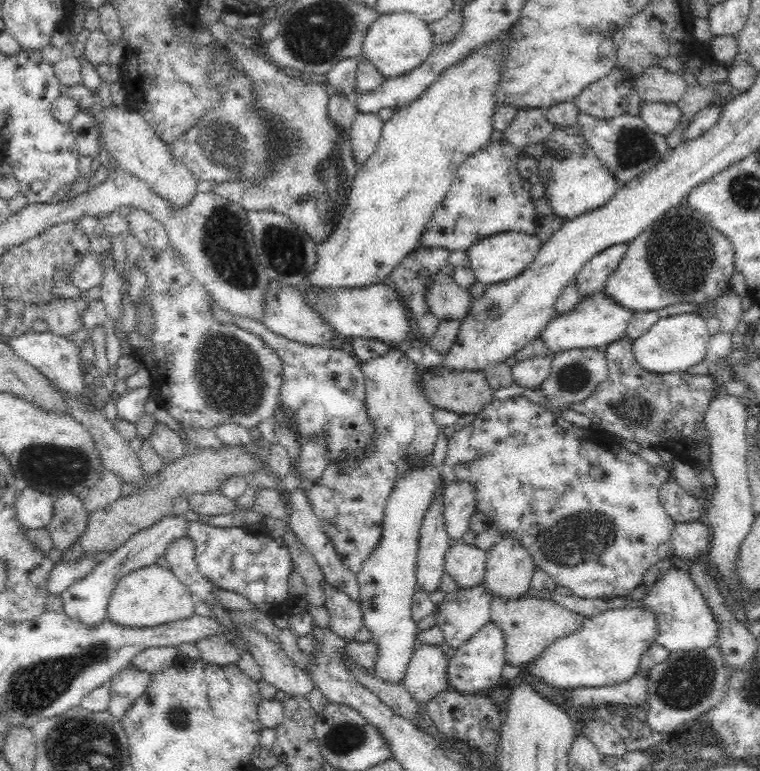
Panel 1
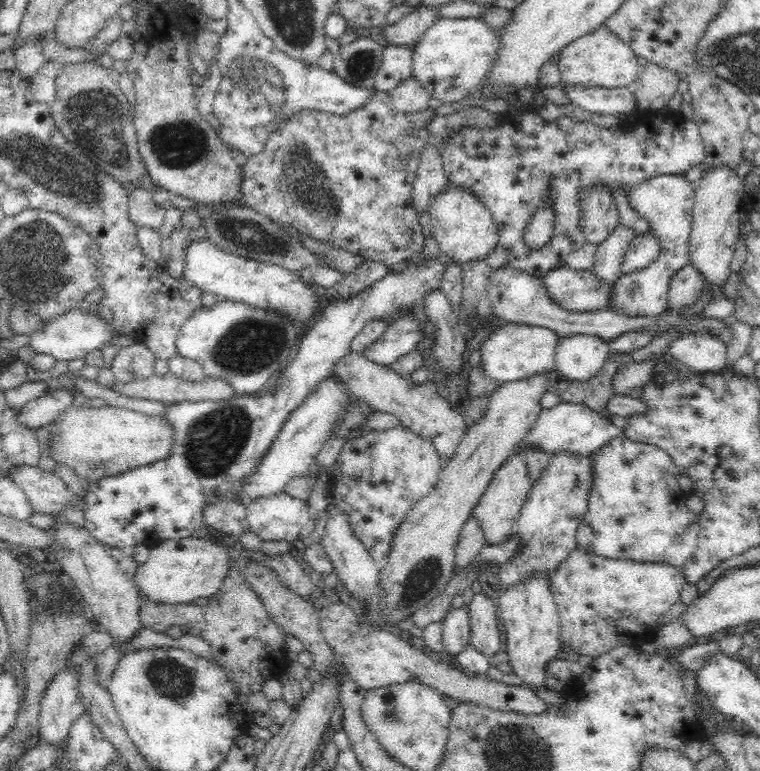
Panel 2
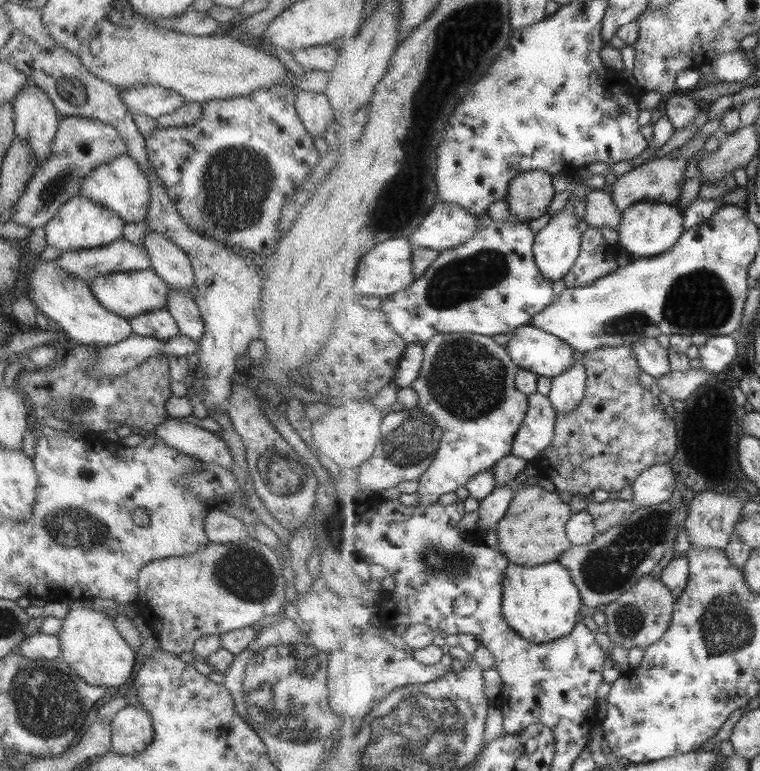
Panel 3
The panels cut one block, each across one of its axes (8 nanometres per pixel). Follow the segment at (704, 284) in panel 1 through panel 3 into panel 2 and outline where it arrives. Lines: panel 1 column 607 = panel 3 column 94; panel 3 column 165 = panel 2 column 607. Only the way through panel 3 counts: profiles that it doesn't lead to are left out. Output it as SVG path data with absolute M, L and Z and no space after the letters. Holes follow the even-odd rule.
M566 264L550 269L540 279L548 298L564 310L570 310L571 312L590 312L606 308L613 285L613 282L610 282L610 284L600 282L597 278L594 278L594 275L588 269L577 271Z

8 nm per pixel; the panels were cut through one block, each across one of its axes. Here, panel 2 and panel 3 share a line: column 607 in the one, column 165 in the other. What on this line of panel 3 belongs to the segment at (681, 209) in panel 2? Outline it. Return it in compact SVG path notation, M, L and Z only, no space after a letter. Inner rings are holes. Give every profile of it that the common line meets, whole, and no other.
M169 288L164 308L175 320L181 335L188 336L195 342L203 336L203 330L205 330L203 320L195 301L188 293L181 294L175 288L173 290Z

